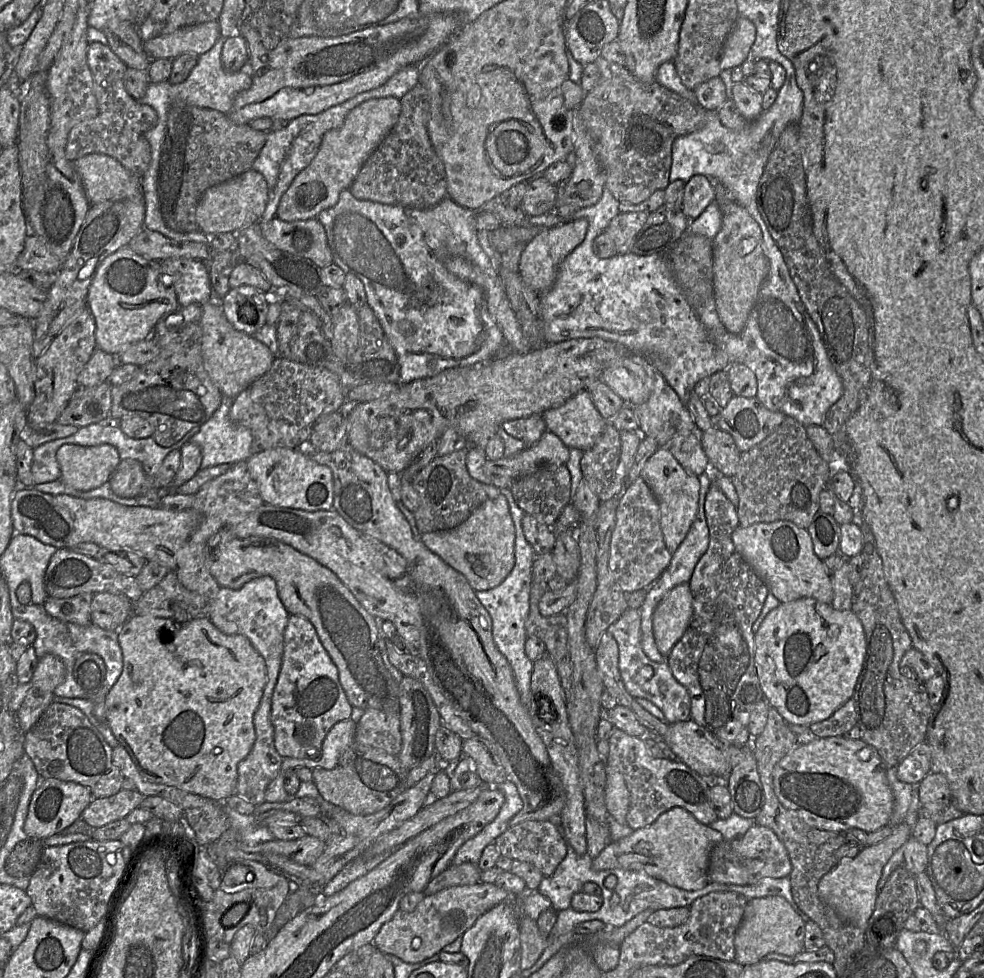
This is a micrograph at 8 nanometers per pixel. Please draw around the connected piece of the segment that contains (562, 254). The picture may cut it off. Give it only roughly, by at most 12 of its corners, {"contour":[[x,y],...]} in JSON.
{"contour":[[579,219],[547,228],[527,243],[518,269],[539,296],[583,242]]}

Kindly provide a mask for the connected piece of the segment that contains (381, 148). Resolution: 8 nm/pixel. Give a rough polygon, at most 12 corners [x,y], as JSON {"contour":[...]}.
{"contour":[[417,84],[349,189],[429,208],[447,197]]}

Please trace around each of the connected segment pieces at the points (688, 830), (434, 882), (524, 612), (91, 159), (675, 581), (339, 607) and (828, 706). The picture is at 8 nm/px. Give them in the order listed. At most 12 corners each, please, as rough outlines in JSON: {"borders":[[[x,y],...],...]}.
{"borders":[[[684,808],[610,841],[596,871],[622,868],[695,891],[719,831]],[[476,863],[450,865],[428,883],[432,895],[449,887],[476,884]],[[501,490],[515,525],[515,565],[497,587],[475,591],[492,619],[523,706],[532,701],[525,653],[535,553],[525,512]],[[111,156],[73,161],[90,204],[143,195]],[[715,471],[699,476],[698,510],[689,532],[641,607],[642,649],[657,648],[653,615],[677,585],[688,583],[709,545],[705,500]],[[222,529],[209,570],[275,581],[315,627],[352,707],[399,714],[380,620],[335,573],[270,538]],[[803,597],[755,633],[770,707],[809,726],[853,697],[866,637]]]}

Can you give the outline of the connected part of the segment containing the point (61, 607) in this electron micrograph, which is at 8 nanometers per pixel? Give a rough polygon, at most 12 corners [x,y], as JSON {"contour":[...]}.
{"contour":[[93,594],[47,598],[46,612],[63,622],[91,624]]}

